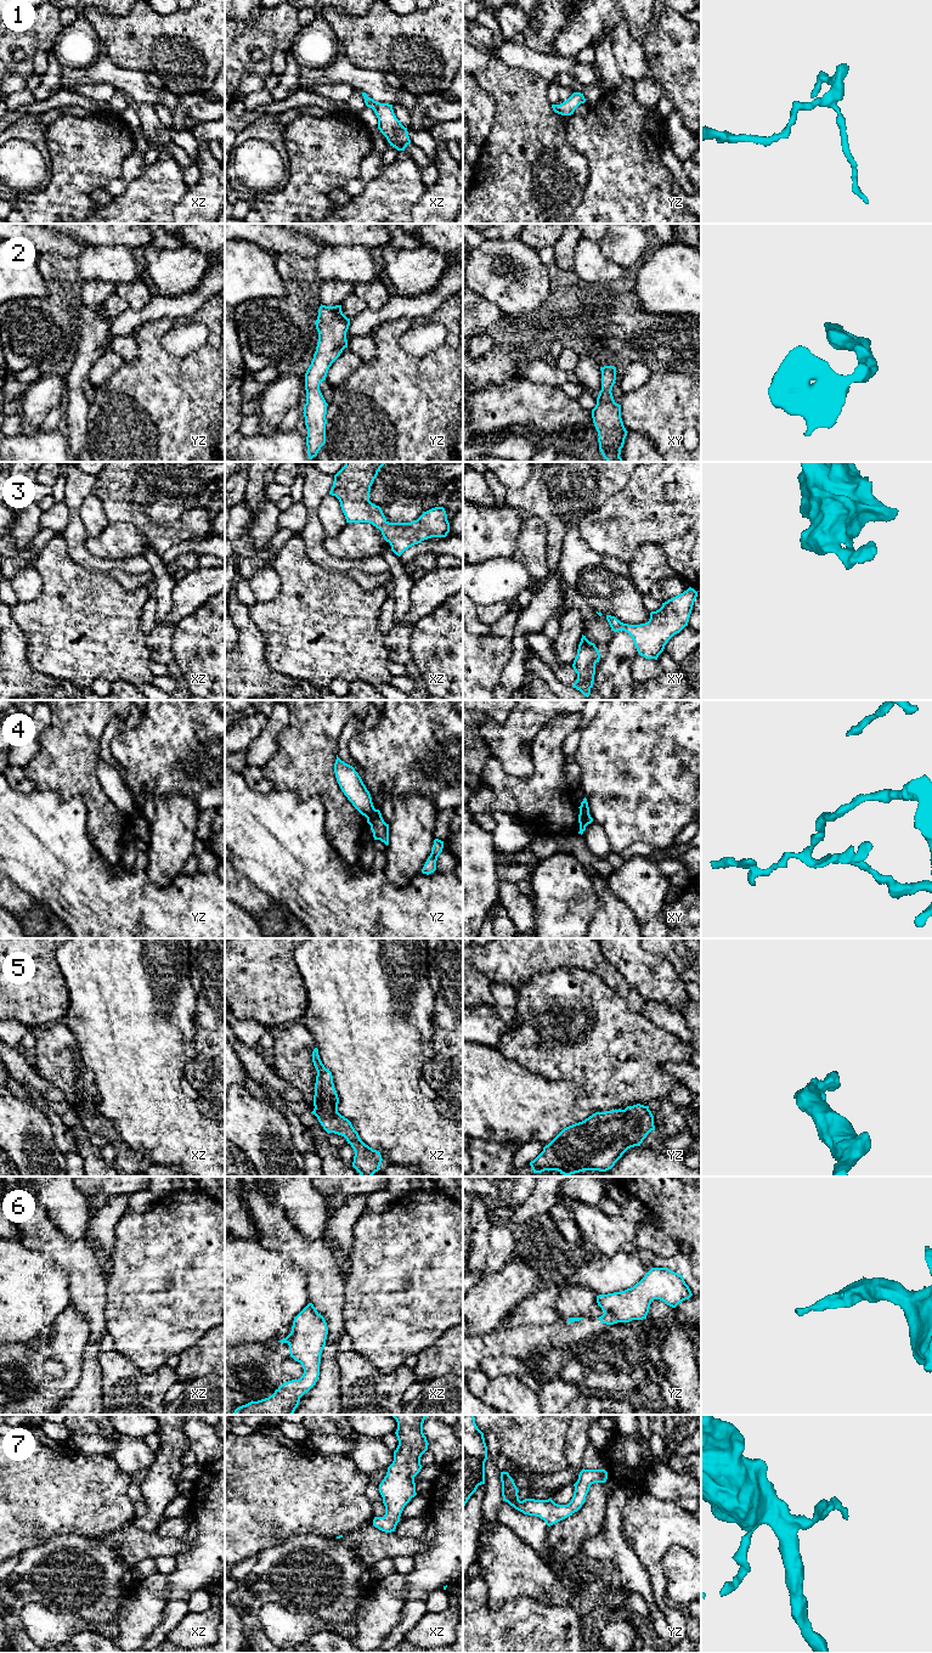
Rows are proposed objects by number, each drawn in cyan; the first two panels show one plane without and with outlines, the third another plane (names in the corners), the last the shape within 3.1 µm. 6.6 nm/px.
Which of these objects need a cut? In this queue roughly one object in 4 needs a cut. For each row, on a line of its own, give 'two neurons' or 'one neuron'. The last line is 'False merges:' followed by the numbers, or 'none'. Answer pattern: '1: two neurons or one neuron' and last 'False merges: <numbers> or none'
1: one neuron
2: one neuron
3: one neuron
4: two neurons
5: one neuron
6: one neuron
7: one neuron
False merges: 4

